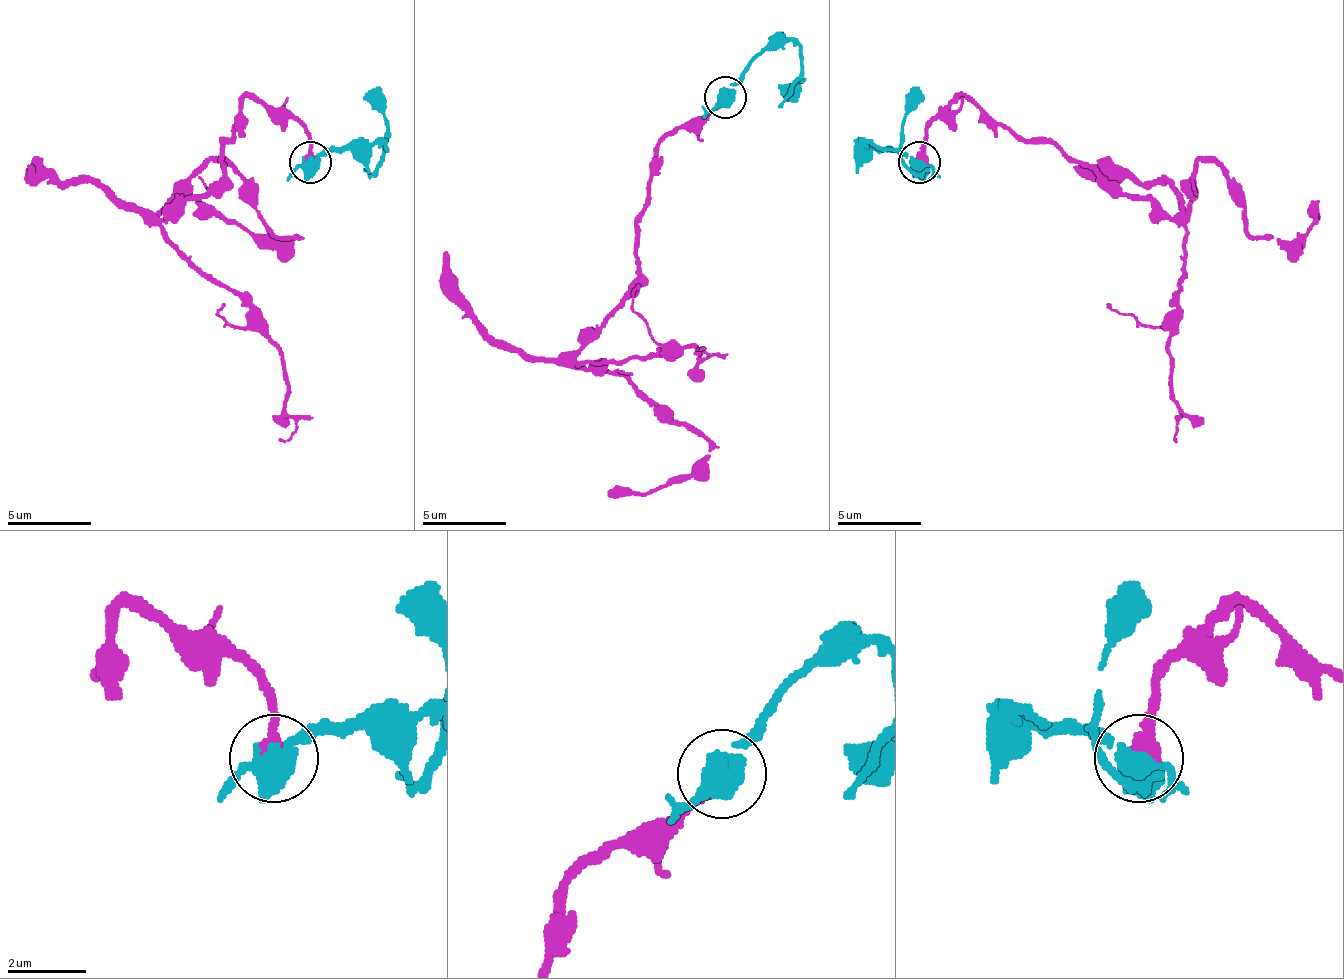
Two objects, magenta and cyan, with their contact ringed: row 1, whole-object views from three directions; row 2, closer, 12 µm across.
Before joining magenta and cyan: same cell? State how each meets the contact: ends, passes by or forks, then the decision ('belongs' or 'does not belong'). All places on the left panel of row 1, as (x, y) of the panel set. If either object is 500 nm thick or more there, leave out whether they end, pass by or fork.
belongs

